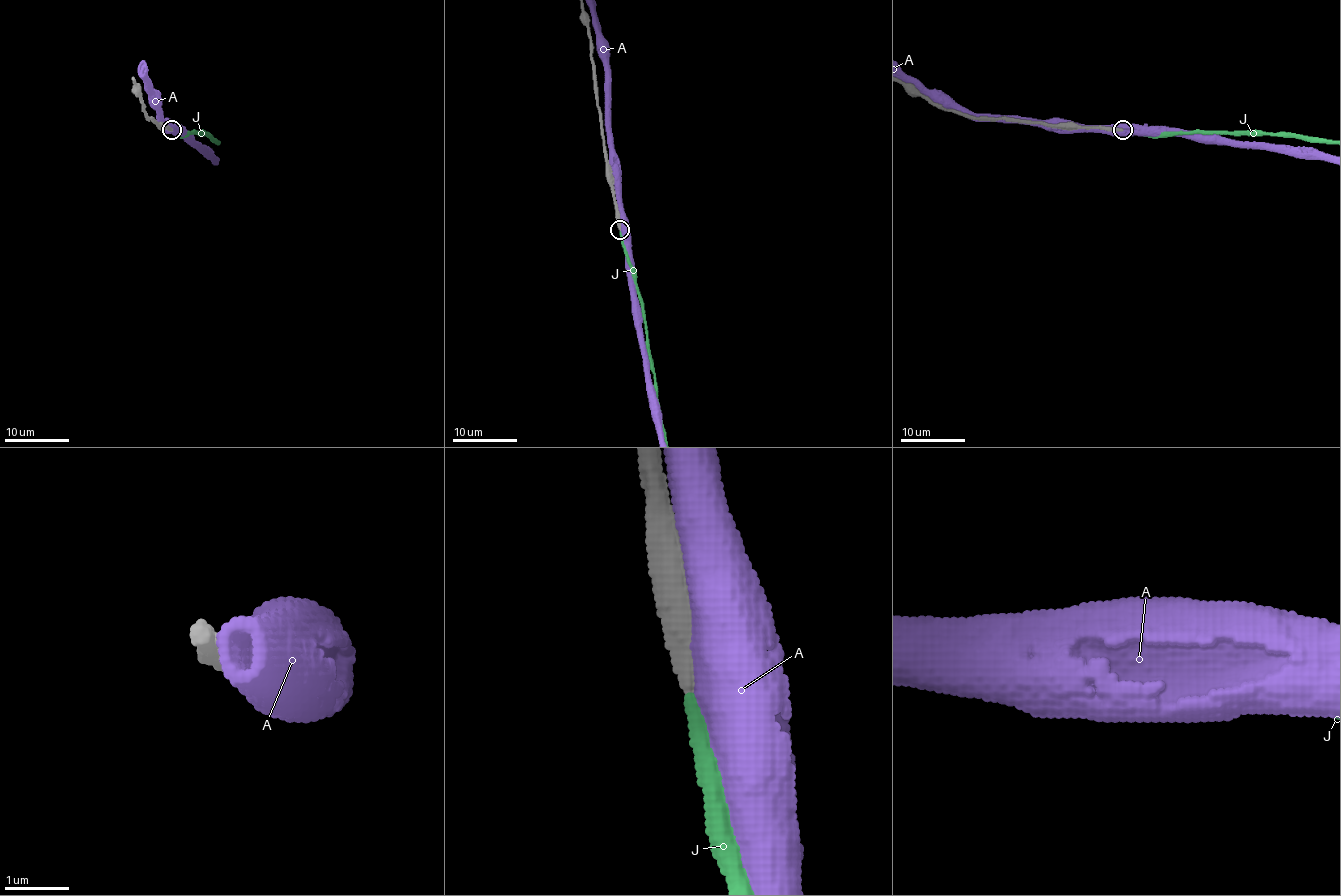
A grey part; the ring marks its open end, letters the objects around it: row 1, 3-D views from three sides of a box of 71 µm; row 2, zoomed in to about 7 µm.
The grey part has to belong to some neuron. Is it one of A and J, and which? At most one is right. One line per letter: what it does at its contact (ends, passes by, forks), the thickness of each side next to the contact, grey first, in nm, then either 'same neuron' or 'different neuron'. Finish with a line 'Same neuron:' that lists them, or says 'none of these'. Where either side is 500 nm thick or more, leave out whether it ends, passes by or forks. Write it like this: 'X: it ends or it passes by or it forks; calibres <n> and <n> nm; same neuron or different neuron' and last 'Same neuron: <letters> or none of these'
A: calibres 440 and 750 nm; different neuron
J: it ends; calibres 320 and 240 nm; same neuron
Same neuron: J

